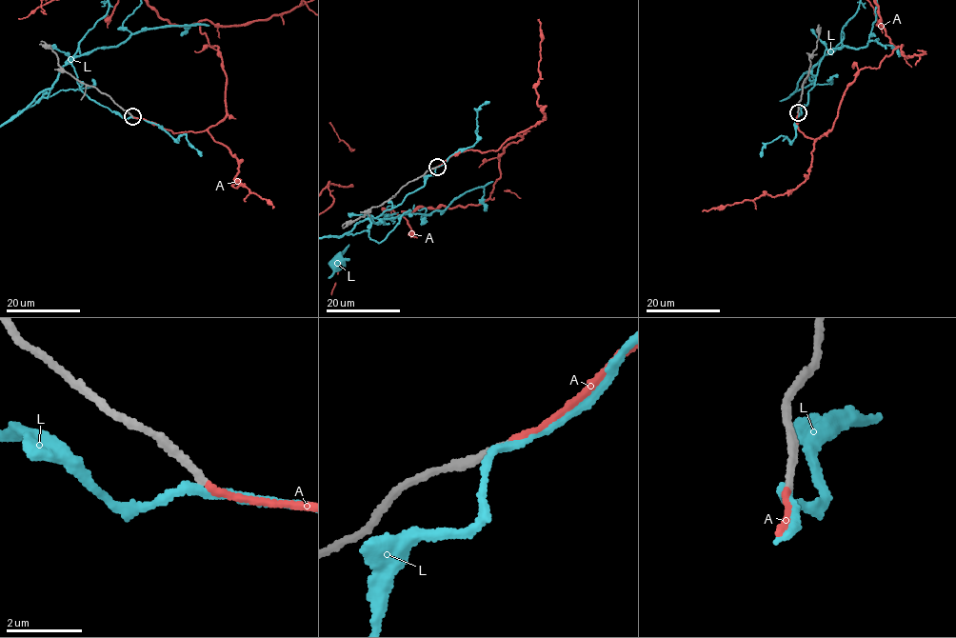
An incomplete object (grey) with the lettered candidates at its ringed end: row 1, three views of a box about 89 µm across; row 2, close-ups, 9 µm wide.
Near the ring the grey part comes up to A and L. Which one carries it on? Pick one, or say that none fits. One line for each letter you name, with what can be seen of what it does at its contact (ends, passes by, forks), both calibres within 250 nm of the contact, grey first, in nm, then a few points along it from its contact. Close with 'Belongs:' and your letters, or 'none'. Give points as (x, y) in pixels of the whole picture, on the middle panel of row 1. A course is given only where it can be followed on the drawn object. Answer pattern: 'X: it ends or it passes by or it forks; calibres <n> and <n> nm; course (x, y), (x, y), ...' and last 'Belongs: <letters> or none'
A: it ends; calibres 190 and 150 nm
Belongs: A

